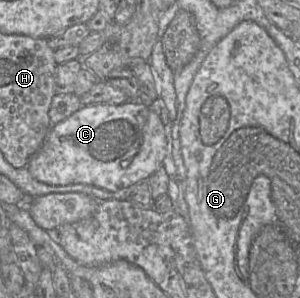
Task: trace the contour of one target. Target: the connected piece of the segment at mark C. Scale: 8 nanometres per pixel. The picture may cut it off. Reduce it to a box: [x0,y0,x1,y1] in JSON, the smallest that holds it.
[26,100,169,191]

